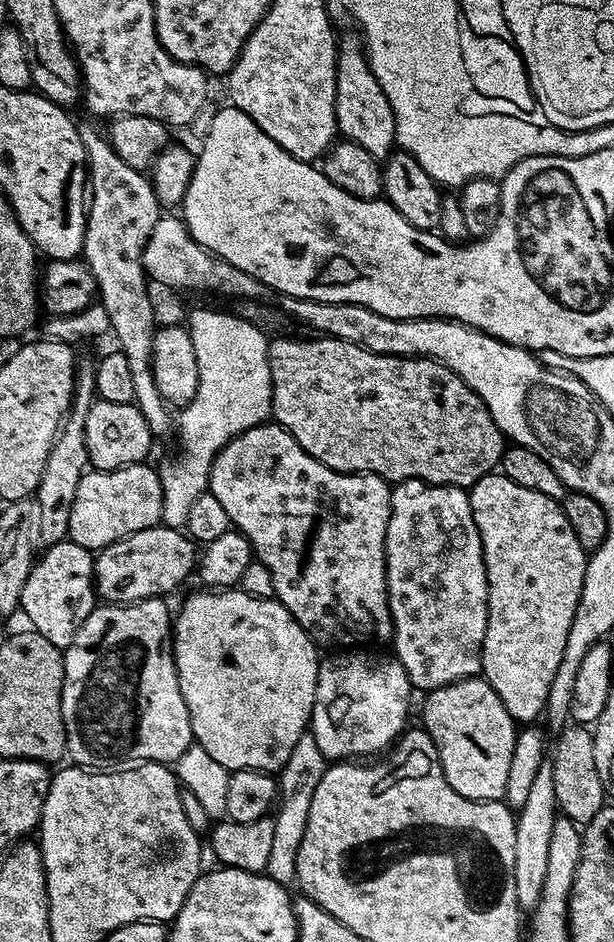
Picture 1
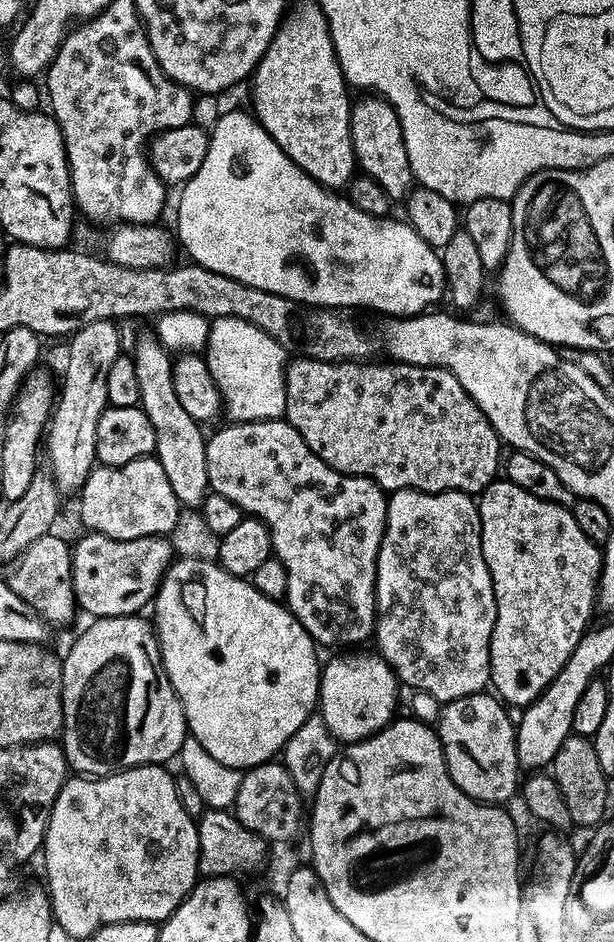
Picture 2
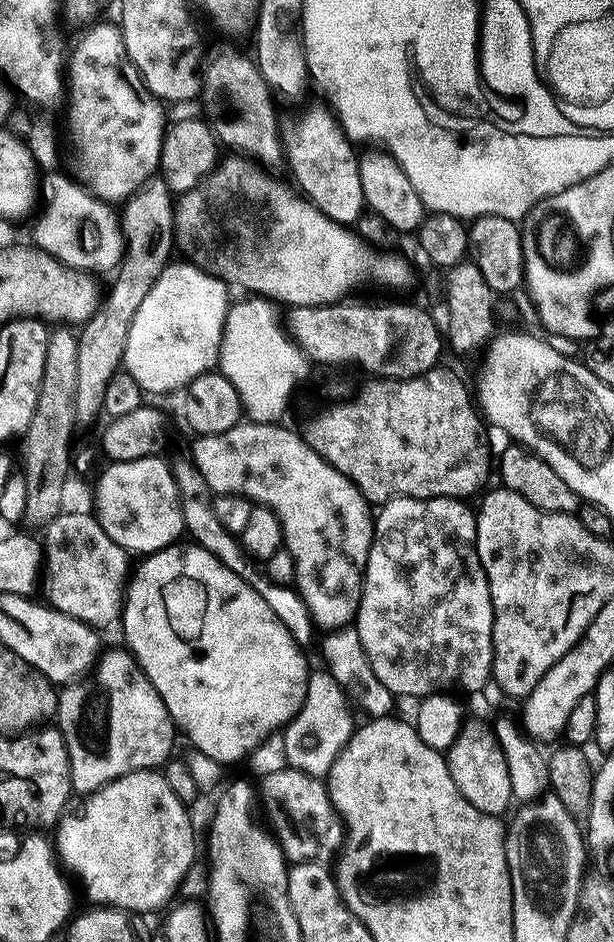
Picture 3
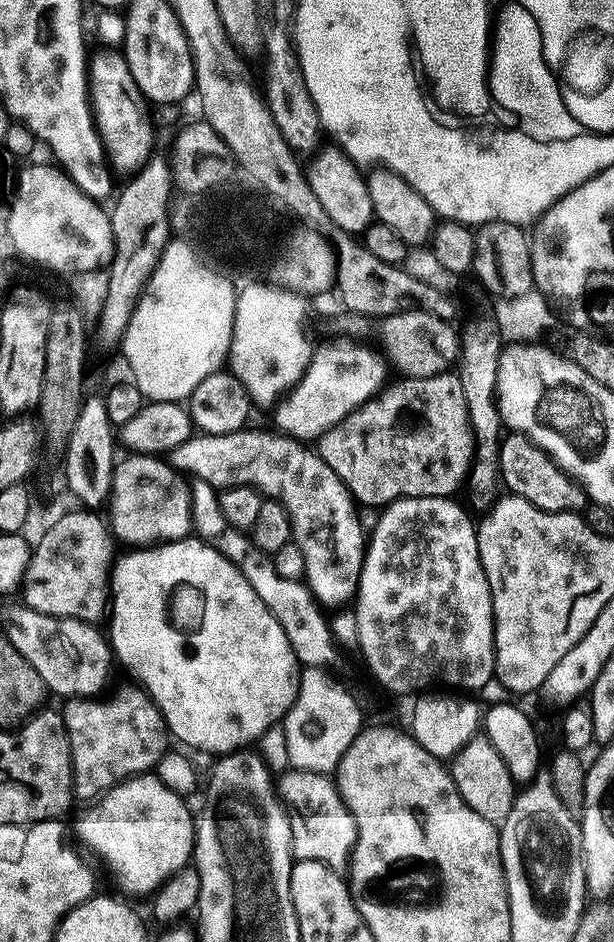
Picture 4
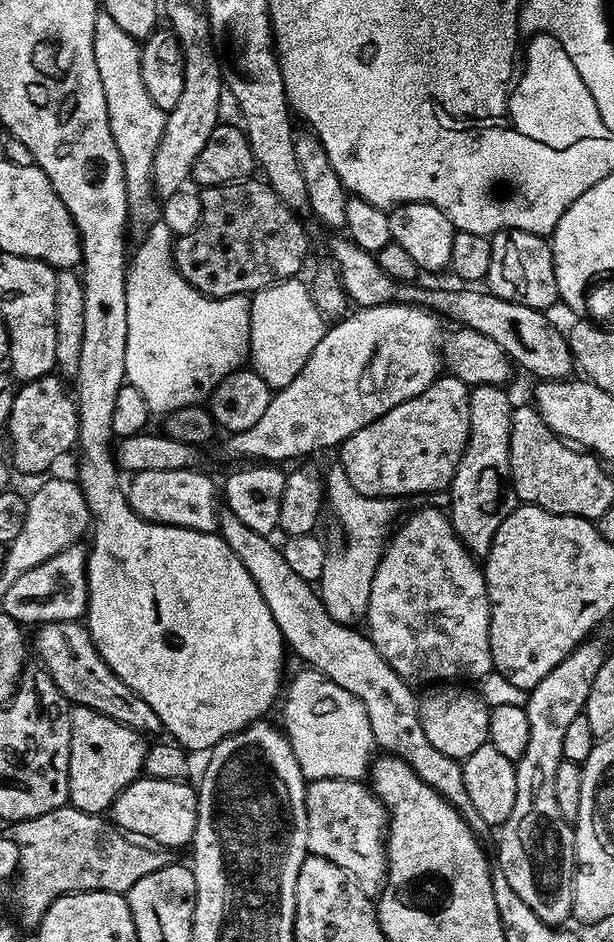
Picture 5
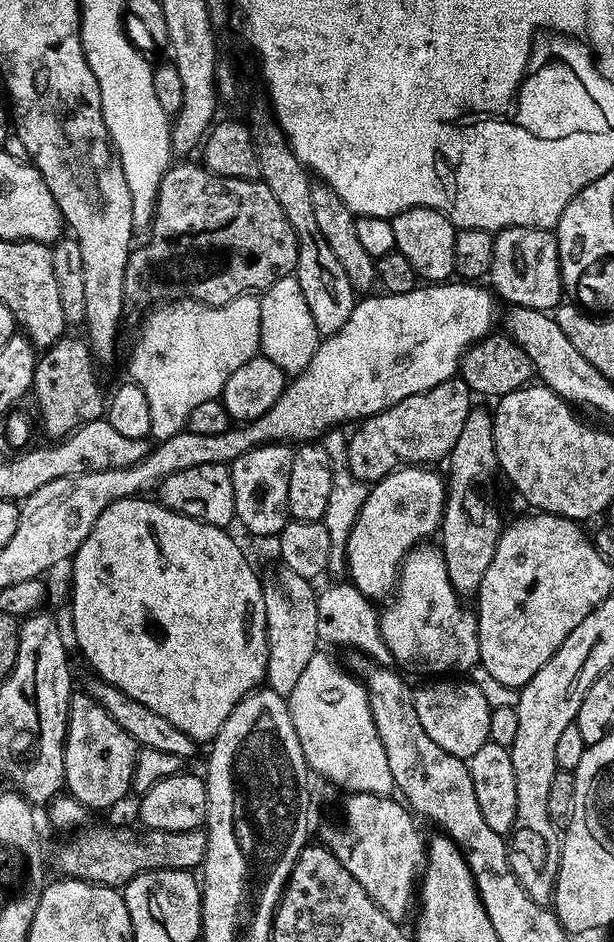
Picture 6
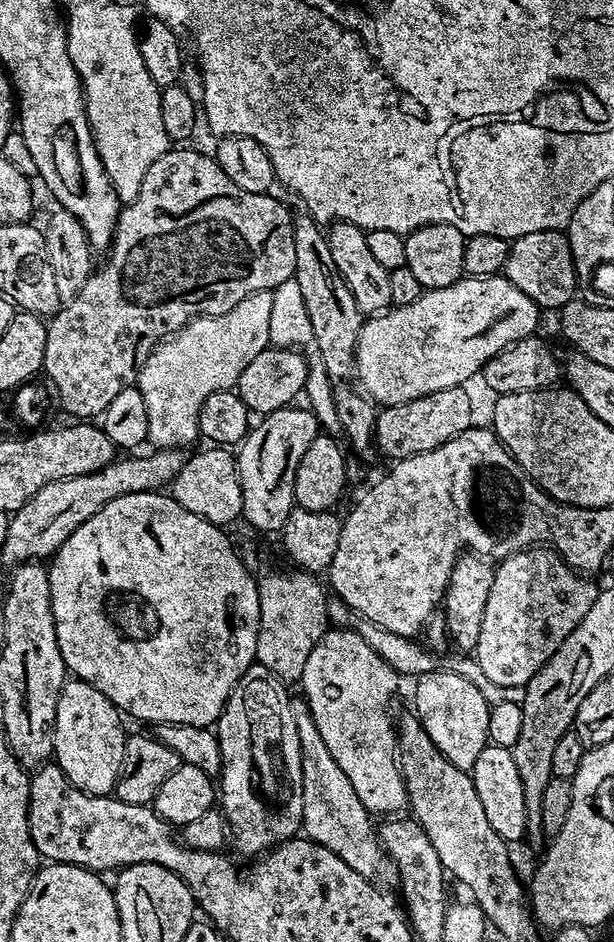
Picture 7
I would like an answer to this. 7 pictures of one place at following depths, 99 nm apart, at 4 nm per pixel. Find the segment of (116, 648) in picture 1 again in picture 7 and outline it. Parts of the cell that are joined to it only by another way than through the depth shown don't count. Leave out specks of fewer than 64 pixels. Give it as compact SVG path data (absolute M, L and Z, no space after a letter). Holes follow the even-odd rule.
M65 679L56 711L56 725L52 735L55 763L64 771L64 777L78 790L92 796L115 793L120 777L126 731L120 725L122 713L102 690L94 690L85 680Z

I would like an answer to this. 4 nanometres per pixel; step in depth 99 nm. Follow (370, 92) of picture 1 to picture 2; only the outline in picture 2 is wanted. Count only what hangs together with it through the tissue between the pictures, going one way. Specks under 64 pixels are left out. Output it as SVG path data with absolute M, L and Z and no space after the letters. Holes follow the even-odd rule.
M375 94L361 96L364 96L361 100L353 99L350 104L350 138L359 171L376 182L392 201L403 201L414 187L414 177L410 170L410 158L406 158L402 126L387 100Z

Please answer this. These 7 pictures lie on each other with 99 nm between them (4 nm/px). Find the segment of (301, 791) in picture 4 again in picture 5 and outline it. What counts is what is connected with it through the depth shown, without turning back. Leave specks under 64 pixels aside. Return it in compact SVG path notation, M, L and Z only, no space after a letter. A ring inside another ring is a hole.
M342 778L311 781L306 787L306 818L309 853L335 860L367 896L379 897L388 878L386 833L390 817L371 787L359 780Z

